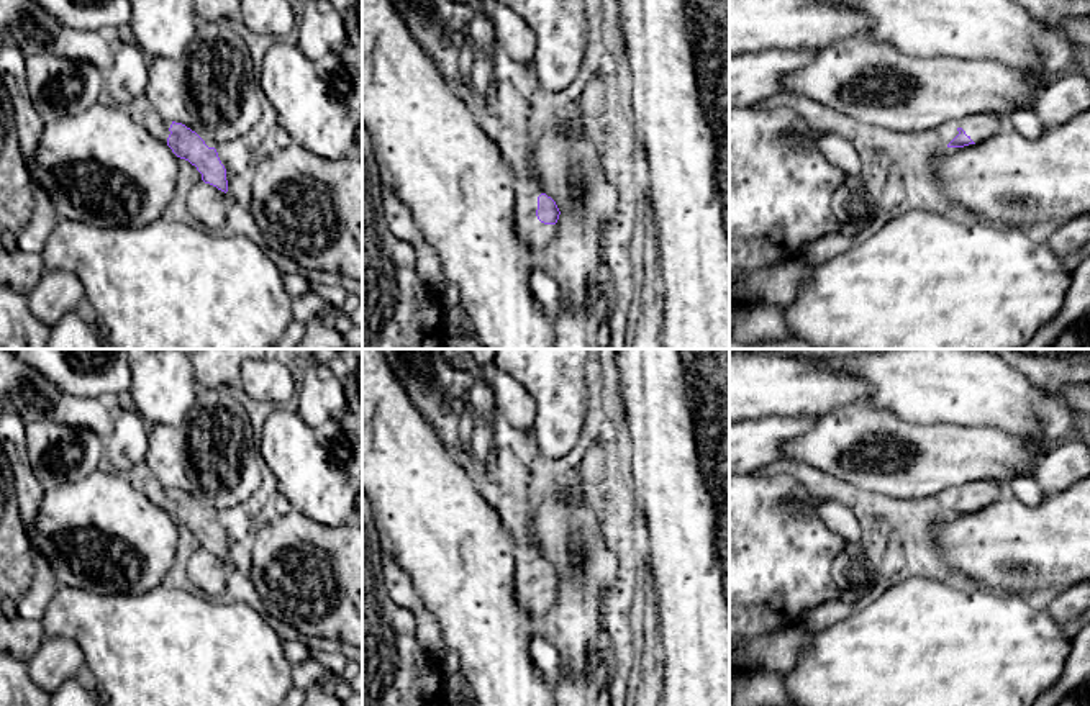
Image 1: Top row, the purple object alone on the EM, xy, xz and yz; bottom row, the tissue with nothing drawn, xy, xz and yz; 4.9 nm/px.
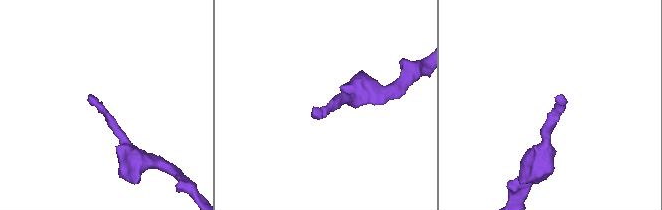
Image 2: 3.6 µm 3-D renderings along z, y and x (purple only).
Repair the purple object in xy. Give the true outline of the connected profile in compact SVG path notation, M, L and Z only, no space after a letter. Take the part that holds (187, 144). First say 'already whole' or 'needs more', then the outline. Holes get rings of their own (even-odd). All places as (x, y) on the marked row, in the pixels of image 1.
needs more; M141 95L128 106L133 121L146 128L159 141L166 143L172 152L188 161L202 174L202 180L228 192L226 169L221 164L215 147L208 147L205 141L182 123L164 120L159 116L149 100Z

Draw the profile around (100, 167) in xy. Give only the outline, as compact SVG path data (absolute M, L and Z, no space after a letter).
M95 103L77 115L64 115L44 123L34 159L33 179L51 198L54 210L64 219L102 228L146 226L161 218L177 192L177 156L146 128L133 121L126 108Z

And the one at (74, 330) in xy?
M84 310L64 315L49 328L46 349L103 349L95 324Z

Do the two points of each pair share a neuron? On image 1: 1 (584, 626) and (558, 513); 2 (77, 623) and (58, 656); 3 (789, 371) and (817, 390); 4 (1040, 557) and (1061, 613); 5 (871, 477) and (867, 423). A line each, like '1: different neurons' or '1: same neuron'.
1: same neuron
2: different neurons
3: same neuron
4: different neurons
5: same neuron

